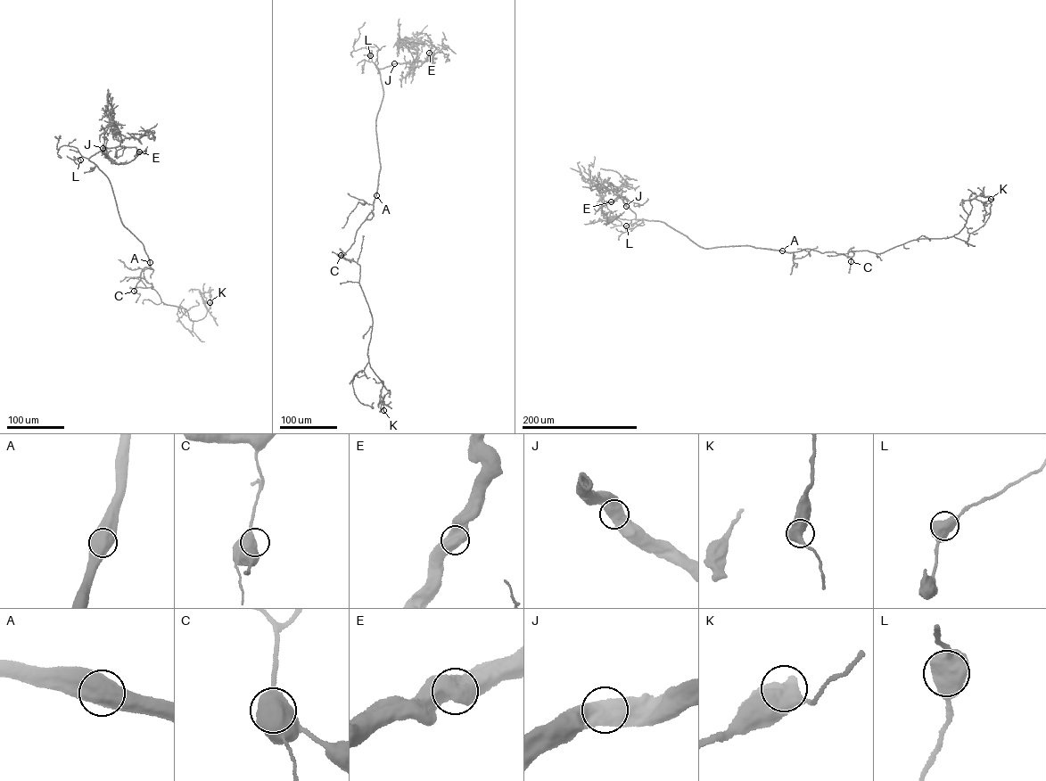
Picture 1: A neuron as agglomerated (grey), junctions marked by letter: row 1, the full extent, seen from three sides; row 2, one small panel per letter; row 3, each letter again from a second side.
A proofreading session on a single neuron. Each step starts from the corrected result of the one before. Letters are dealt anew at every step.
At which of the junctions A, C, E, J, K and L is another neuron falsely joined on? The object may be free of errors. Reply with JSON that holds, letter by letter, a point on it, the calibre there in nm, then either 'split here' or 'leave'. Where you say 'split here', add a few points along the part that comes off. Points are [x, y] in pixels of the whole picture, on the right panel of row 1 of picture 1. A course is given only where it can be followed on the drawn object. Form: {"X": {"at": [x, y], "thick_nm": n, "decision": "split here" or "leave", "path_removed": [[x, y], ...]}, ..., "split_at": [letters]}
{"A": {"at": [782, 250], "thick_nm": 800, "decision": "leave"}, "C": {"at": [851, 261], "thick_nm": 750, "decision": "leave"}, "E": {"at": [611, 201], "thick_nm": 800, "decision": "leave"}, "J": {"at": [626, 206], "thick_nm": 800, "decision": "leave"}, "K": {"at": [991, 199], "thick_nm": 700, "decision": "leave"}, "L": {"at": [626, 226], "thick_nm": 750, "decision": "leave"}, "split_at": []}

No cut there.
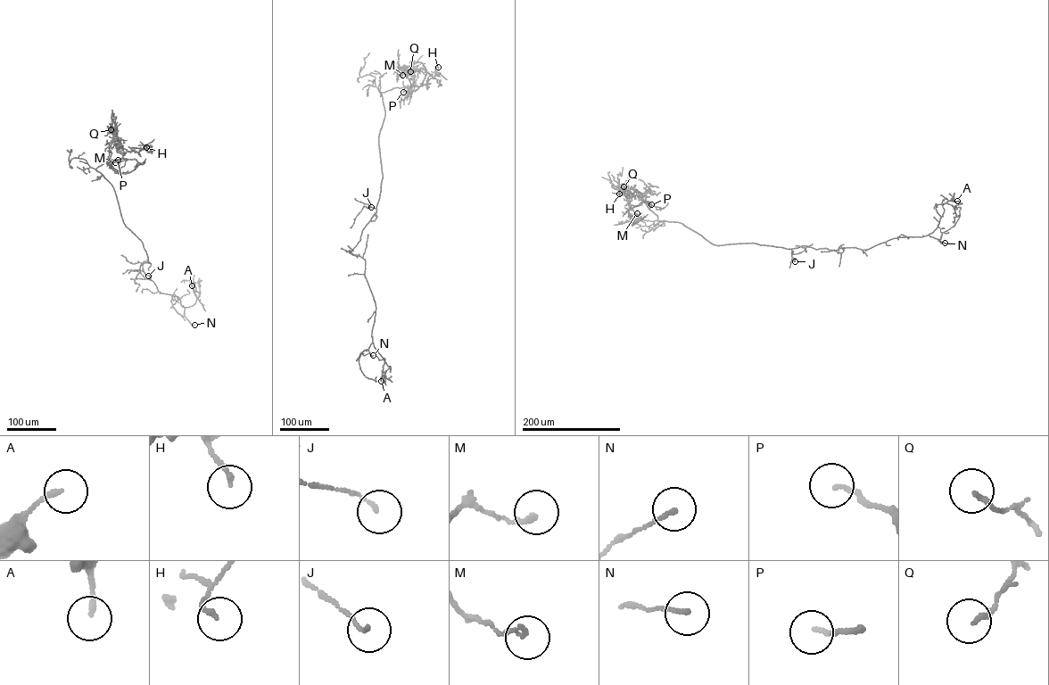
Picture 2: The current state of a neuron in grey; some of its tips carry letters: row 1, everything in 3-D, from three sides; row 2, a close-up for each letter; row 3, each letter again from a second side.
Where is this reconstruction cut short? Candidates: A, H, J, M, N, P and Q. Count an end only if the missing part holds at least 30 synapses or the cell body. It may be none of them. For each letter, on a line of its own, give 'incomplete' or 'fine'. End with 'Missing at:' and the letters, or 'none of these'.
A: fine
H: fine
J: fine
M: fine
N: fine
P: fine
Q: fine
Missing at: none of these

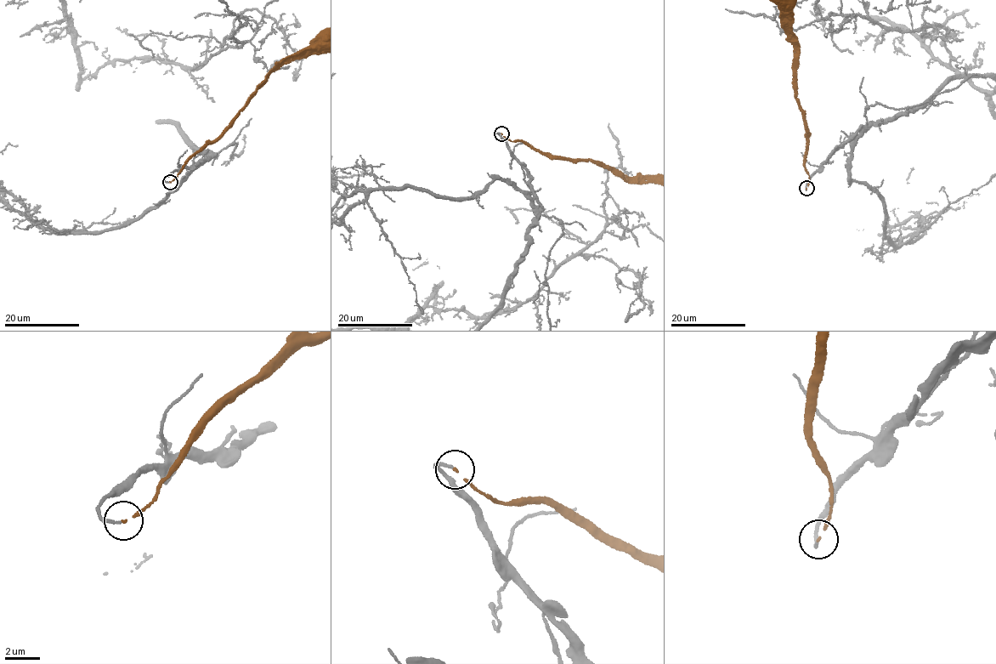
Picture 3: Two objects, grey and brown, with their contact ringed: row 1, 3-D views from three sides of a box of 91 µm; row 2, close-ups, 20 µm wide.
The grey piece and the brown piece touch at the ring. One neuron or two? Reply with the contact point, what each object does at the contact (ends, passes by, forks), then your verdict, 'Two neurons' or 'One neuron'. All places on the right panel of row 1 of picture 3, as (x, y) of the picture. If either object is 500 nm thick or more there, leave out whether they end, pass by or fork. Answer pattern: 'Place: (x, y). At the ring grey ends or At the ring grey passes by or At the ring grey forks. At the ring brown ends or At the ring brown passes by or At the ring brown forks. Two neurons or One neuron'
Place: (806, 188). At the ring grey ends. At the ring brown ends. One neuron

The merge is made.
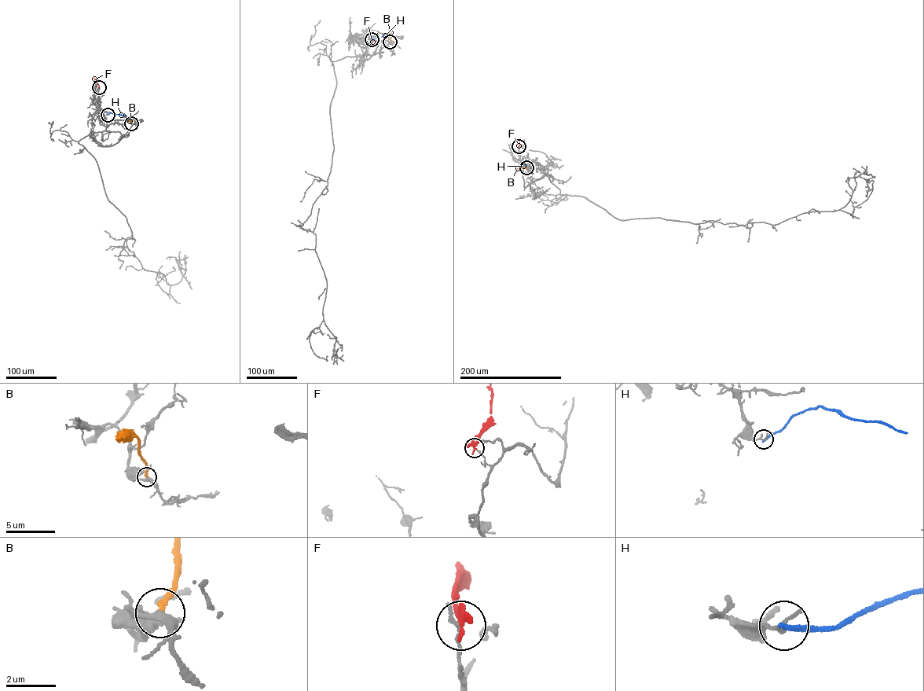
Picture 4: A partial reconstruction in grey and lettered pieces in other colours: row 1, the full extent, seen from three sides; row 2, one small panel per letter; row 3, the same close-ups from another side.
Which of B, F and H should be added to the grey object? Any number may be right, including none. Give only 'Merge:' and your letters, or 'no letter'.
Merge: no letter

